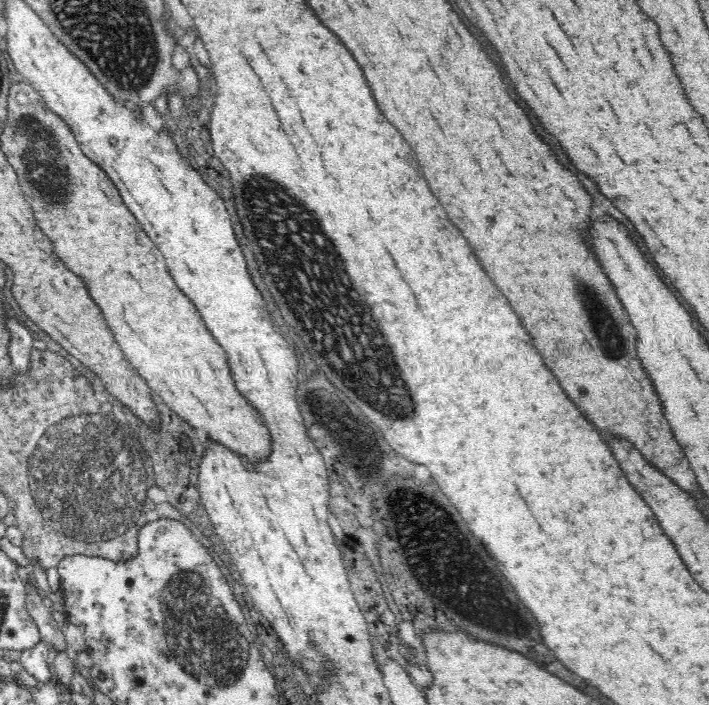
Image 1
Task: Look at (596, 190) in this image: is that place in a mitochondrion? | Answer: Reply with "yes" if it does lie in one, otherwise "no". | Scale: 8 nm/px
no

